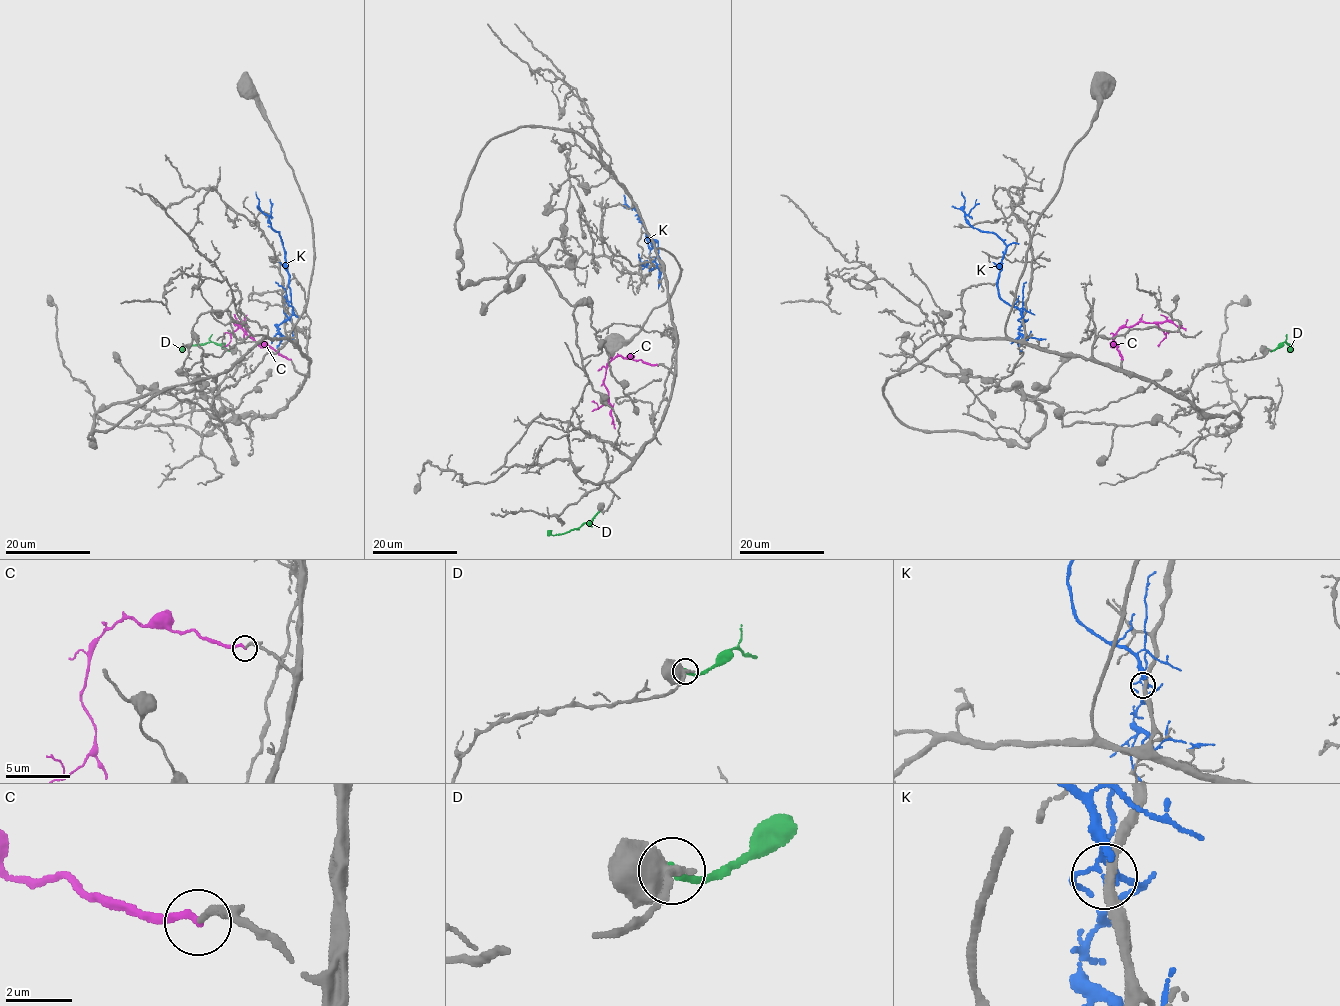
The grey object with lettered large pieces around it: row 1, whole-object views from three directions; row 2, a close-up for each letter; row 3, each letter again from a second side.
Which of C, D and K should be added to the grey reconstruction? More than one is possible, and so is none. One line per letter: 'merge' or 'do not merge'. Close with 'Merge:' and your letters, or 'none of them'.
C: merge
D: do not merge
K: do not merge
Merge: C

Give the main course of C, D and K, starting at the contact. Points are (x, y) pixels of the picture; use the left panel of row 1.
C: (291, 360), (266, 345), (259, 345), (237, 322), (244, 322), (248, 330)
D: (232, 349), (210, 342), (186, 345), (182, 351)
K: (291, 320), (293, 308), (283, 244), (267, 216), (259, 209), (256, 191)

